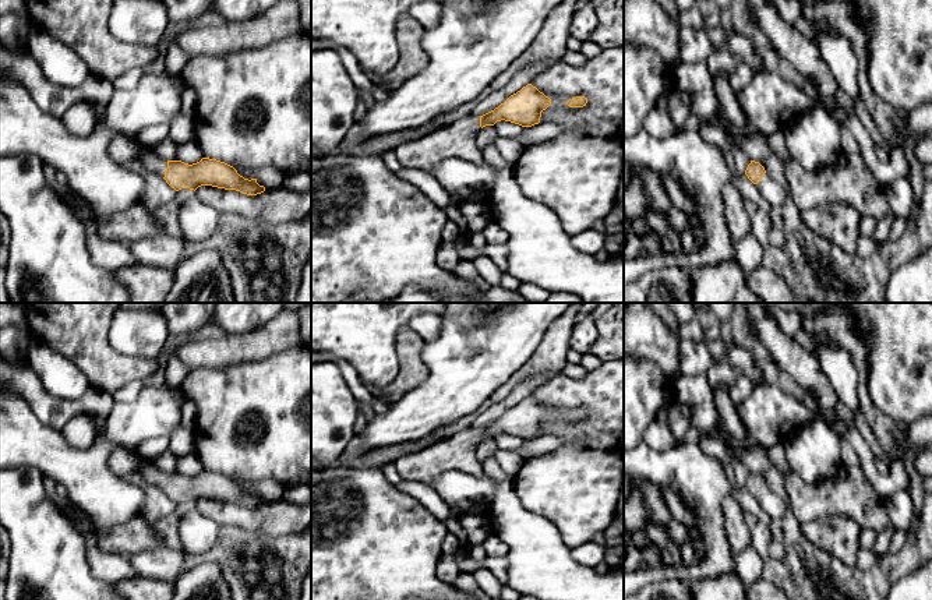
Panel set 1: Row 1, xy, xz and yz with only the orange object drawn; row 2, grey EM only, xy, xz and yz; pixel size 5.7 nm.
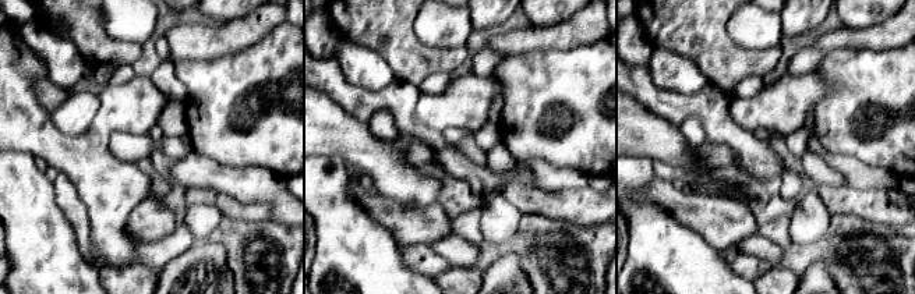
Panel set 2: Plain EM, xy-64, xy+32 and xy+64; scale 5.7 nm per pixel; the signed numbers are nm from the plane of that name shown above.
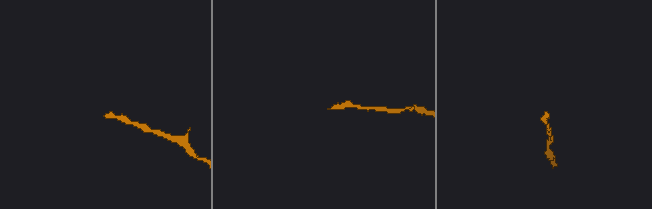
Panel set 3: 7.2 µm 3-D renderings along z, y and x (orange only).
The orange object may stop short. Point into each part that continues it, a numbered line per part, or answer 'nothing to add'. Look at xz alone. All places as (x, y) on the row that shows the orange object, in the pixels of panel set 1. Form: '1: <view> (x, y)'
1: xz (458, 140)

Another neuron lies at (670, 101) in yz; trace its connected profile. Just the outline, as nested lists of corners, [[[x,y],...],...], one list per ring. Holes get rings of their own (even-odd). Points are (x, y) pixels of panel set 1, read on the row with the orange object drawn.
[[[675,85],[659,96],[656,109],[667,112],[677,127],[684,127],[691,116],[689,109],[681,102],[681,91]]]

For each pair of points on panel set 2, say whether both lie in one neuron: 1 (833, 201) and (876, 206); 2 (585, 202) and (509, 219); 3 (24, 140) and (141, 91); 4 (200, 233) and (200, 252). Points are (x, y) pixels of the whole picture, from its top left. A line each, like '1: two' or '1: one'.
1: one
2: two
3: one
4: two

